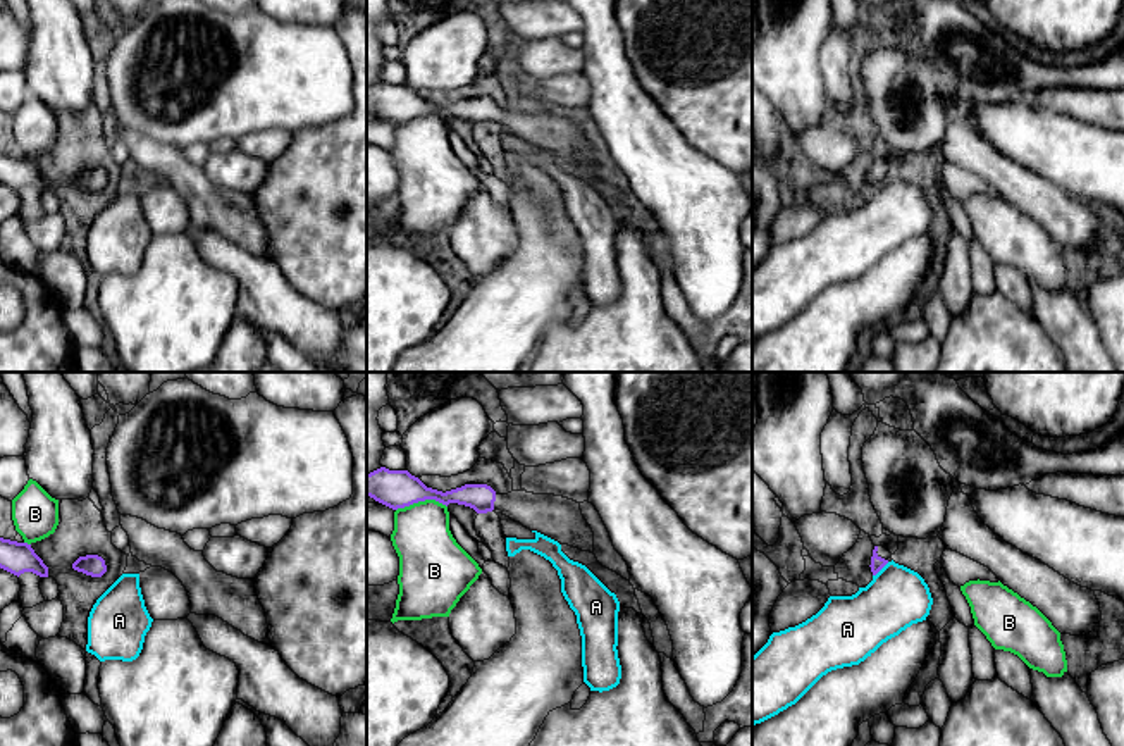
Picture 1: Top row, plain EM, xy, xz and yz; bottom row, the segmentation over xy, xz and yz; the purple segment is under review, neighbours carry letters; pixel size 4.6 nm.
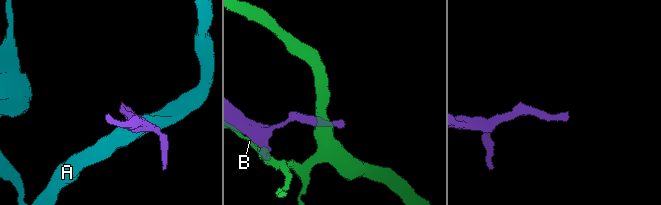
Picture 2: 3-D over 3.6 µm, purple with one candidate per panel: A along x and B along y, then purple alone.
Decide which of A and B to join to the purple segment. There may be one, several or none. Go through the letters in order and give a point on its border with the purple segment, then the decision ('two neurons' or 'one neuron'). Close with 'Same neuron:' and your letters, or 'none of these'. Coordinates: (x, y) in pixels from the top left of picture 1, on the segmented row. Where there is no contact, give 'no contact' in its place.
A: yz (880, 569) | two neurons
B: xz (420, 500) | two neurons
Same neuron: none of these

